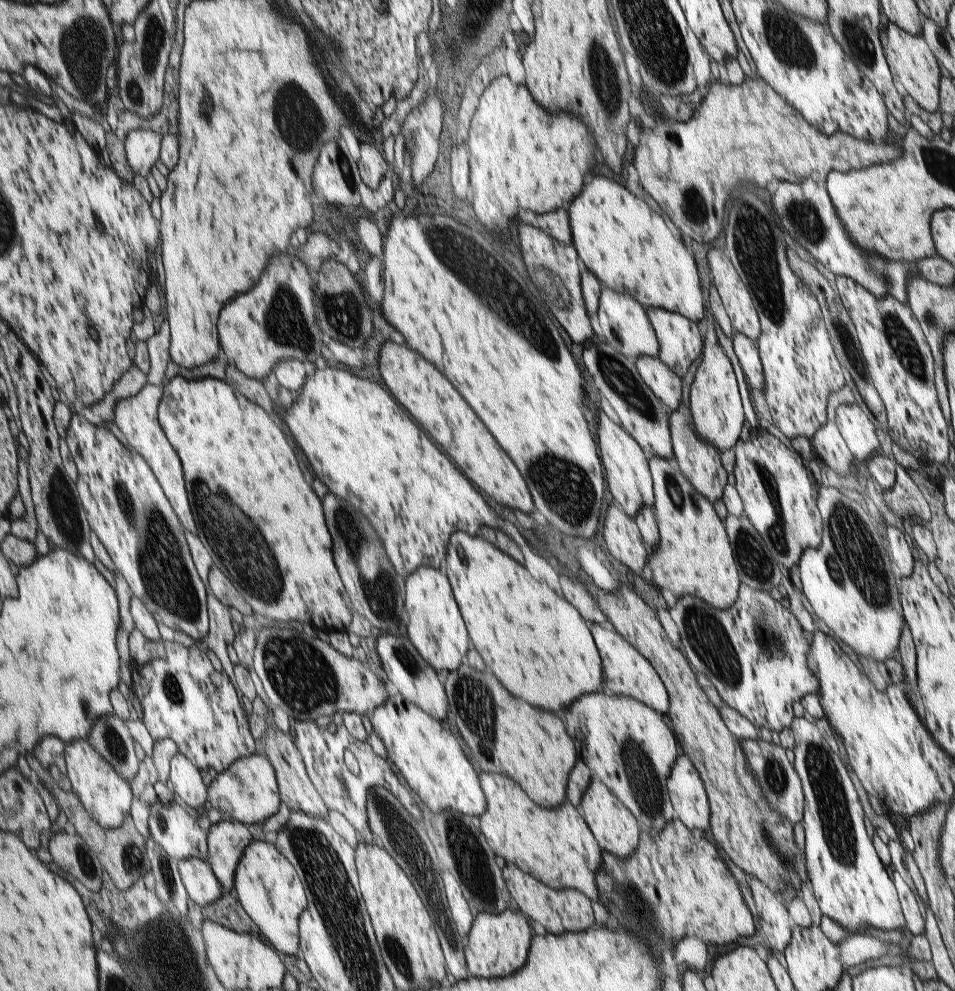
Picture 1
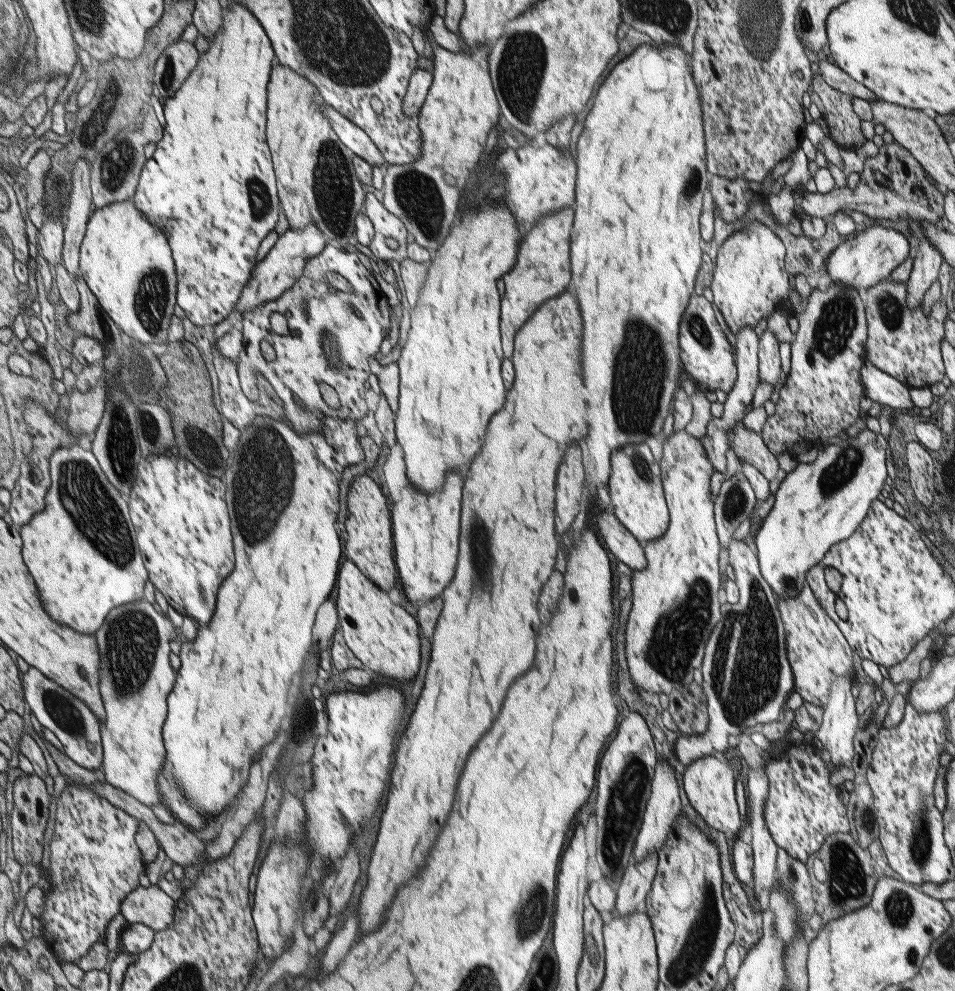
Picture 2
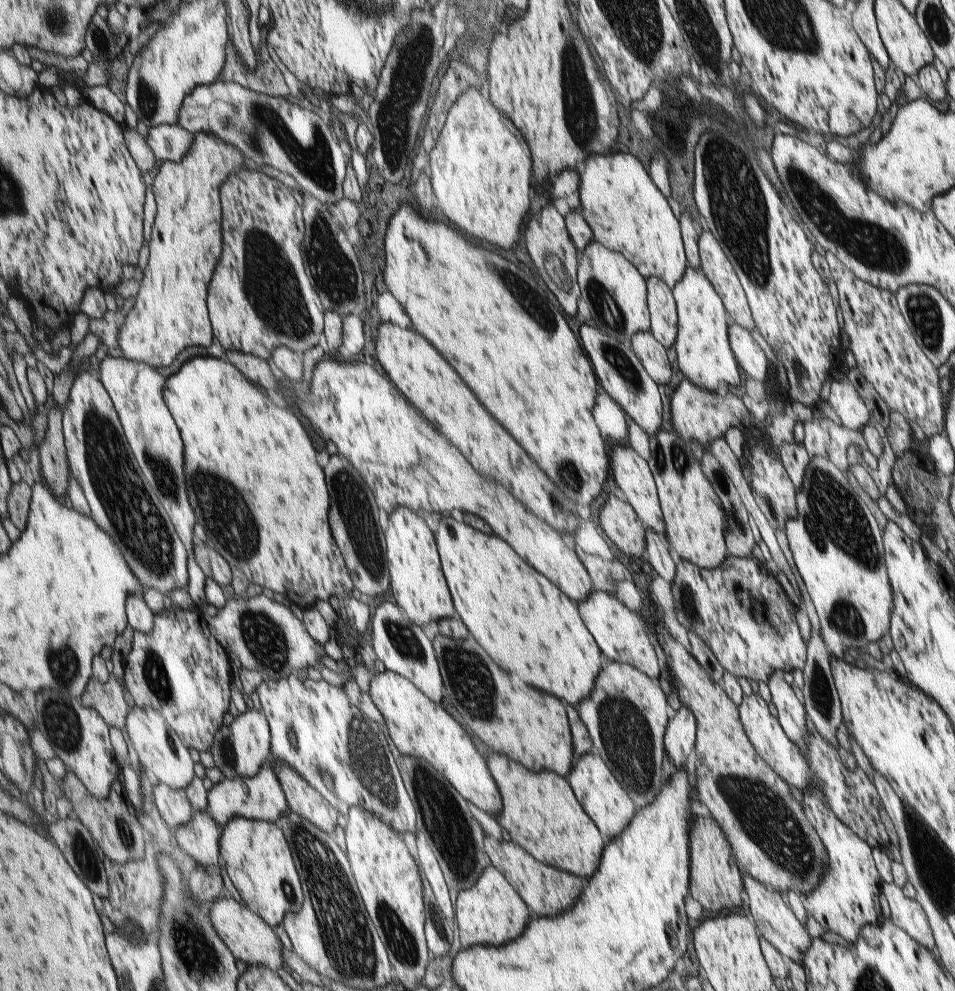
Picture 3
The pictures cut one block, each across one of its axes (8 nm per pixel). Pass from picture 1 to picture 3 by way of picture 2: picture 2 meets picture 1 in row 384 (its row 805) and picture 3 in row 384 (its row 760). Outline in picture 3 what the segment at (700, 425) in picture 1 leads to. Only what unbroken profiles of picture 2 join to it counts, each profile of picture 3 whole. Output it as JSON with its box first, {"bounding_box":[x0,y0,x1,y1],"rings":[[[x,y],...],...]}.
{"bounding_box":[672,267,740,394],"rings":[[[692,267],[672,290],[679,318],[674,346],[680,372],[697,387],[718,394],[724,380],[740,380],[739,362],[736,362],[736,354],[732,354],[731,344],[728,344],[728,324],[722,299],[703,271]]]}

